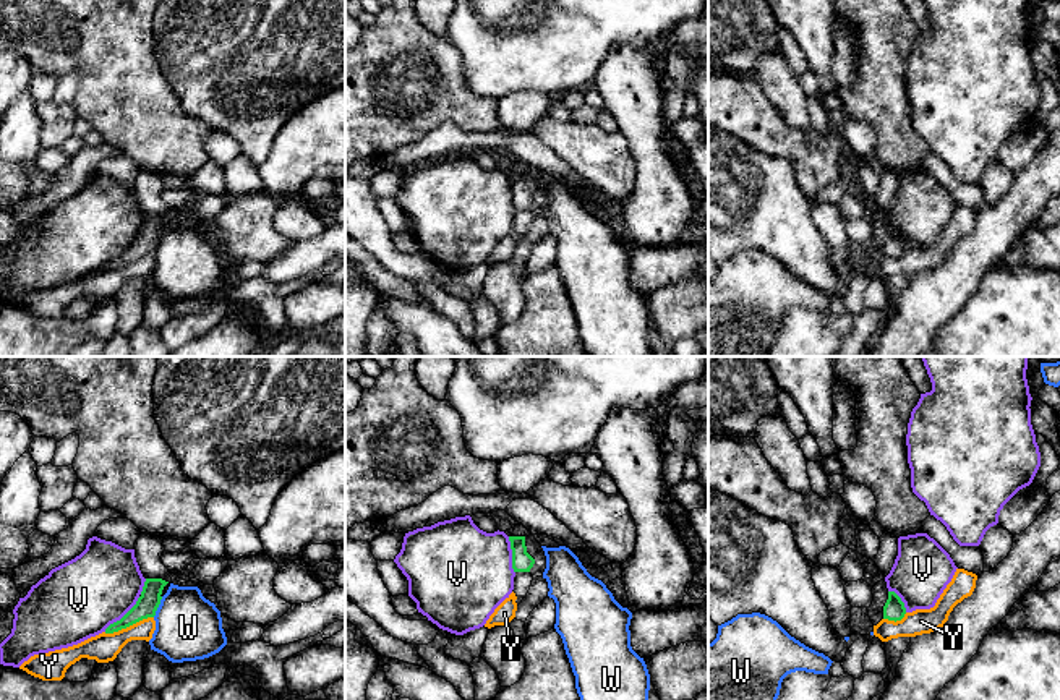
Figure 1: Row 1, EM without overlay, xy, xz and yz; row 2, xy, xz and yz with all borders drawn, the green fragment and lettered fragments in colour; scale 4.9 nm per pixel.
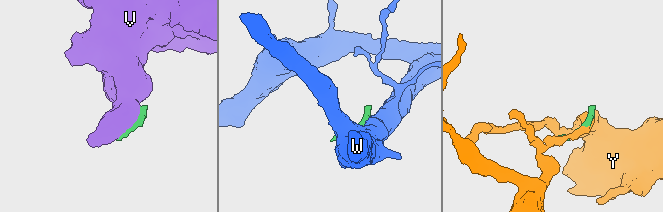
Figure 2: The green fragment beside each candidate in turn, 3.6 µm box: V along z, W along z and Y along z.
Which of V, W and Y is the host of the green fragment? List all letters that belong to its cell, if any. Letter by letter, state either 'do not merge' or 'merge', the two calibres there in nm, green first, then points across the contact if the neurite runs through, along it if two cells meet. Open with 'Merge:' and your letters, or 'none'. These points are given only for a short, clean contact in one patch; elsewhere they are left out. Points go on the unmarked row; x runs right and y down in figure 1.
Merge: none
V: do not merge; 110 nm thick on the green side, 380 nm on the other
W: do not merge; 110 nm thick on the green side, 320 nm on the other; border along xy (162, 234), (153, 253)
Y: do not merge; 110 nm thick on the green side, 140 nm on the other

